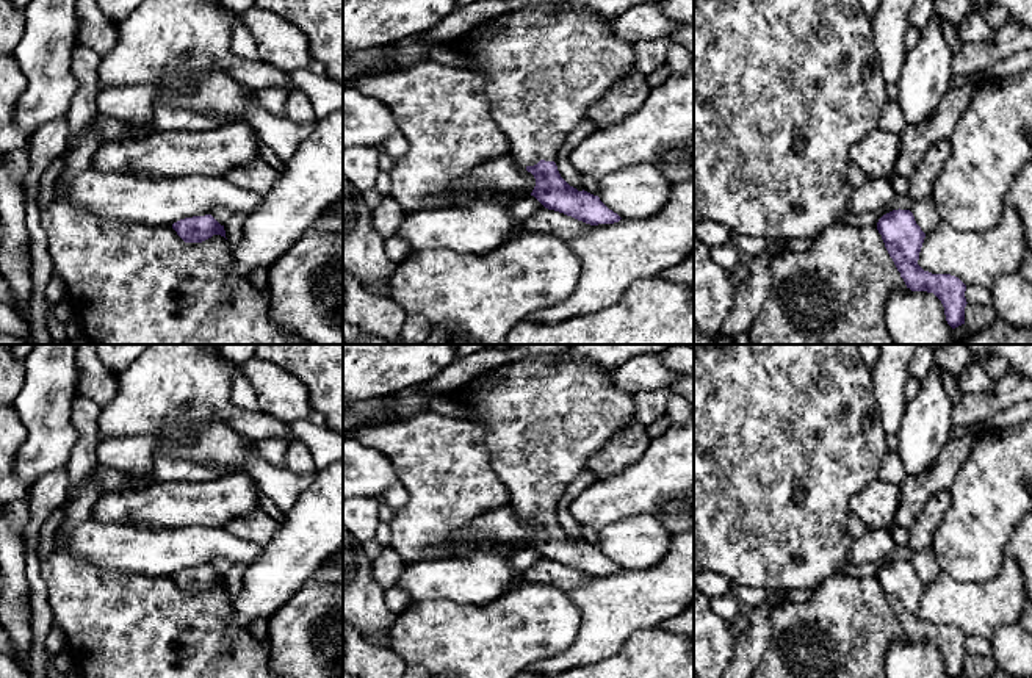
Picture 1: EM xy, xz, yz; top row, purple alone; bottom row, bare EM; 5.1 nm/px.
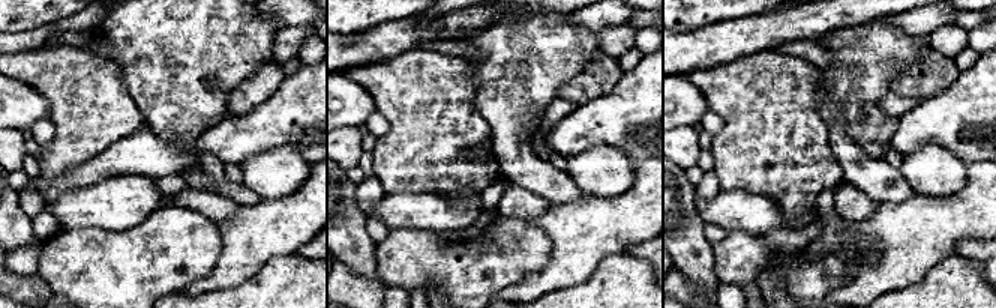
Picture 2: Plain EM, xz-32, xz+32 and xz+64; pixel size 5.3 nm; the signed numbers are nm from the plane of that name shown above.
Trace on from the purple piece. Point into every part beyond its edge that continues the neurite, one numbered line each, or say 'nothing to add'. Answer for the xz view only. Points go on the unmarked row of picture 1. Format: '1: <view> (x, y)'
1: xz (544, 417)

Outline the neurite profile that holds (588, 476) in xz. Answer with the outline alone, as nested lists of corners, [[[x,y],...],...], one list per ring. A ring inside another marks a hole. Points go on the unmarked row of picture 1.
[[[586,468],[579,478],[567,487],[565,495],[557,504],[556,517],[561,525],[561,528],[578,542],[583,542],[579,525],[575,521],[575,518],[568,512],[570,503],[579,496],[583,490],[586,490],[590,484],[597,481],[597,476],[592,470]]]

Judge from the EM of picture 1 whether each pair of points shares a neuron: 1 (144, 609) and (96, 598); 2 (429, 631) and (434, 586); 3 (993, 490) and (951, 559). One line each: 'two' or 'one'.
1: one
2: two
3: one

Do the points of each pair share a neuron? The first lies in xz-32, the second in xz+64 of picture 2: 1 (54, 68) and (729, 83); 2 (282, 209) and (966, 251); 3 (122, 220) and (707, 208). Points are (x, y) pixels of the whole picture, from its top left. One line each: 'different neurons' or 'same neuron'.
1: same neuron
2: different neurons
3: same neuron

